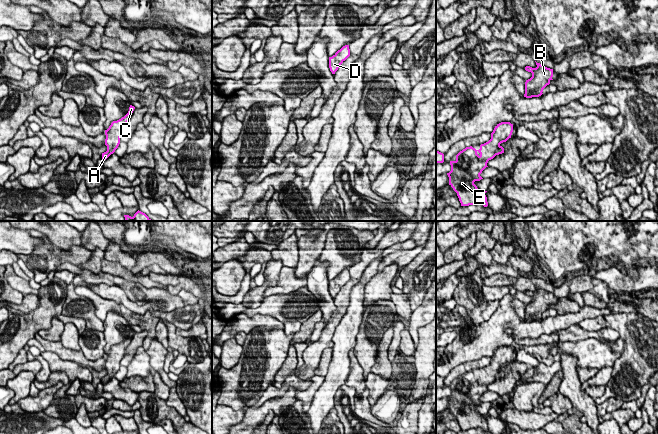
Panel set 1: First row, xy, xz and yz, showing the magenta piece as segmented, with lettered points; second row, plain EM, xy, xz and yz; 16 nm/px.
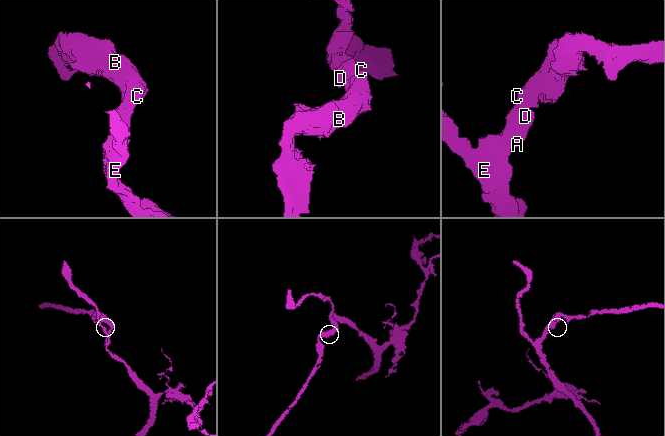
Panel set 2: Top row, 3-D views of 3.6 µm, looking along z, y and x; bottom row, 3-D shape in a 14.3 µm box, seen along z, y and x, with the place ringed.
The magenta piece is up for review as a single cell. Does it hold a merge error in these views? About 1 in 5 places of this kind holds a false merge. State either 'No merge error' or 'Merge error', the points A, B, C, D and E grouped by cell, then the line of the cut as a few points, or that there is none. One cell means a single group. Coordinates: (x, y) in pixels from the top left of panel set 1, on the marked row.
No merge error. Groups: A B C D E. No split

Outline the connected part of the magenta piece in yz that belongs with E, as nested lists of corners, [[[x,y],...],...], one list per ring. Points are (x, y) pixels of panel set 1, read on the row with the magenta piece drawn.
[[[501,122],[495,126],[491,139],[481,144],[479,150],[472,146],[466,147],[456,155],[455,161],[450,161],[451,171],[447,173],[449,185],[457,193],[461,206],[488,206],[485,195],[487,191],[479,190],[474,182],[483,179],[480,174],[488,167],[489,160],[504,153],[500,144],[511,138],[512,132],[513,124]]]

